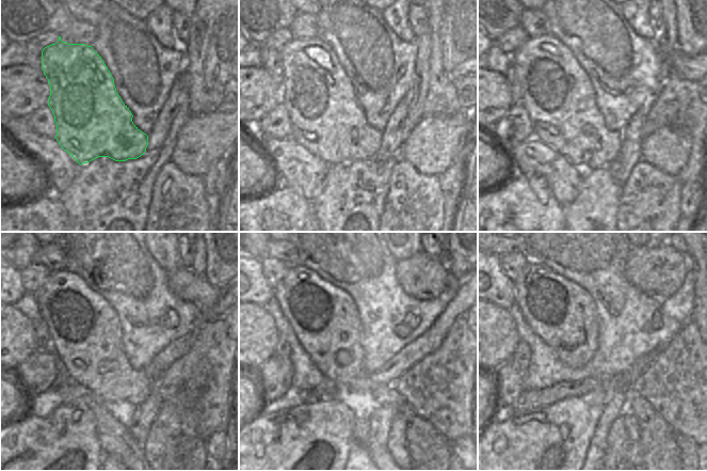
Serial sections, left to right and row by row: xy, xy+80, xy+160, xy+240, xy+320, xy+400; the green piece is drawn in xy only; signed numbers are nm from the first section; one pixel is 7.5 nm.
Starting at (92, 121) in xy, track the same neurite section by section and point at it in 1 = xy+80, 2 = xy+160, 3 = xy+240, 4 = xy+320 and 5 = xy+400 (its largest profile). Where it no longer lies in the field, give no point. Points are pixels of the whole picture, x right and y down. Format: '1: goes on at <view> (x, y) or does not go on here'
1: goes on at xy+80 (326, 120)
2: goes on at xy+160 (557, 93)
3: goes on at xy+240 (85, 332)
4: goes on at xy+320 (325, 320)
5: goes on at xy+400 (563, 315)

